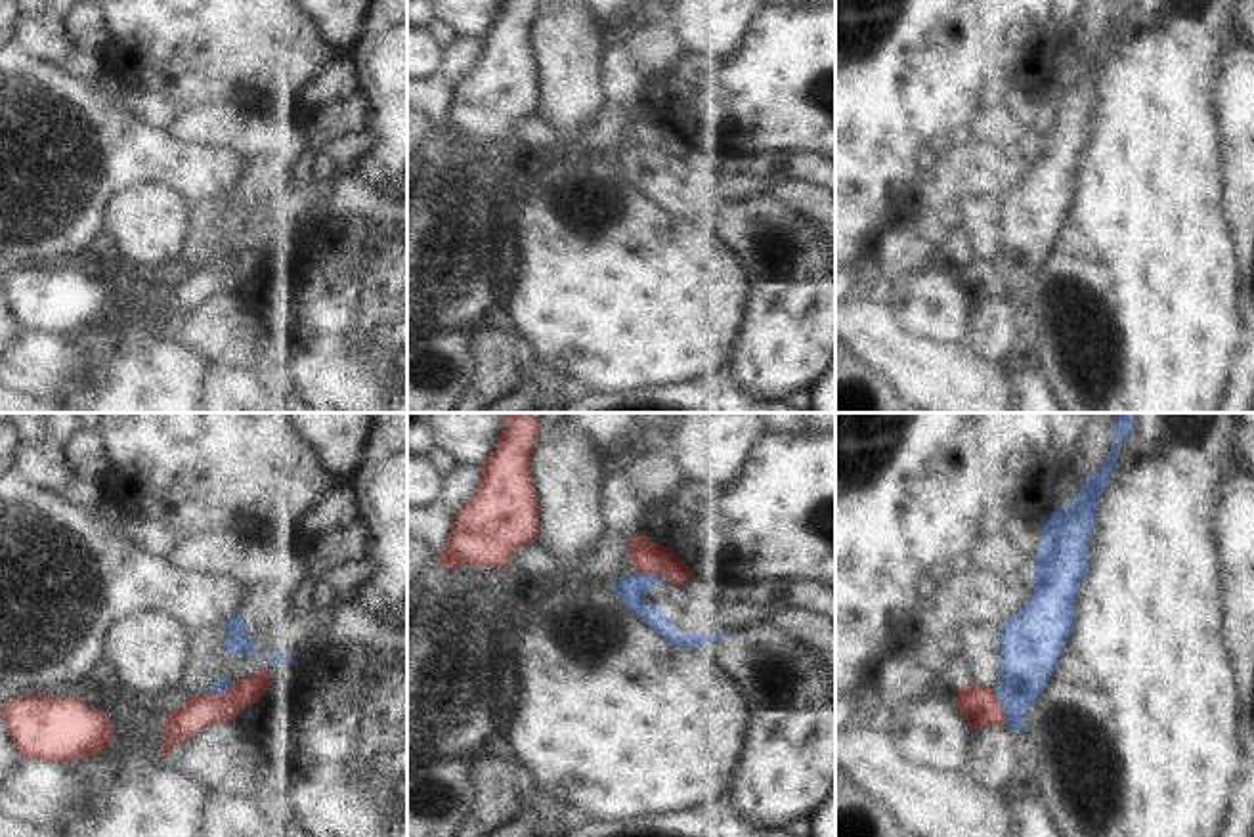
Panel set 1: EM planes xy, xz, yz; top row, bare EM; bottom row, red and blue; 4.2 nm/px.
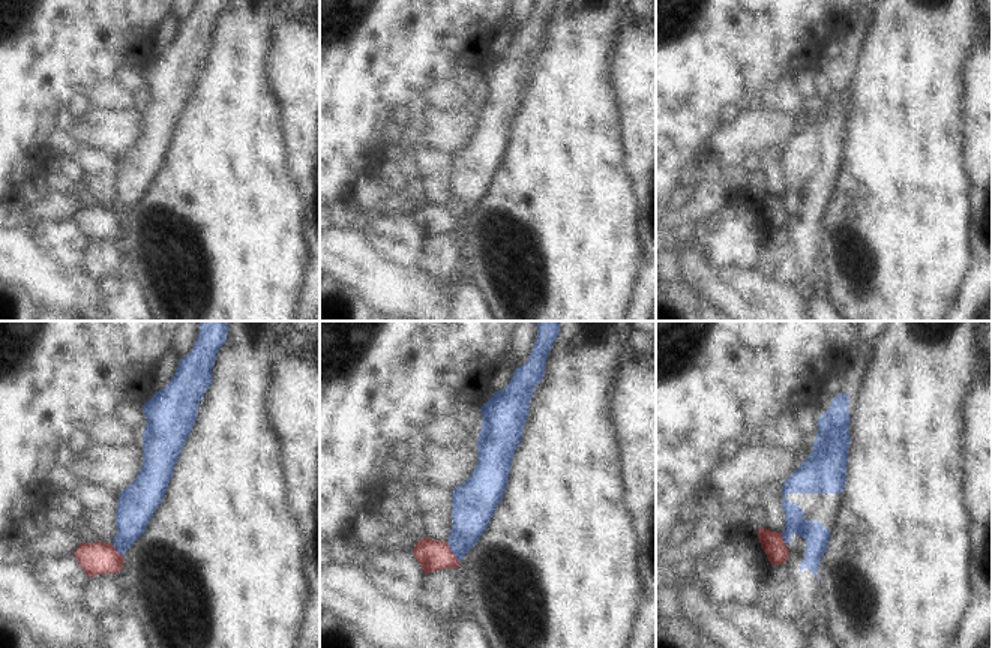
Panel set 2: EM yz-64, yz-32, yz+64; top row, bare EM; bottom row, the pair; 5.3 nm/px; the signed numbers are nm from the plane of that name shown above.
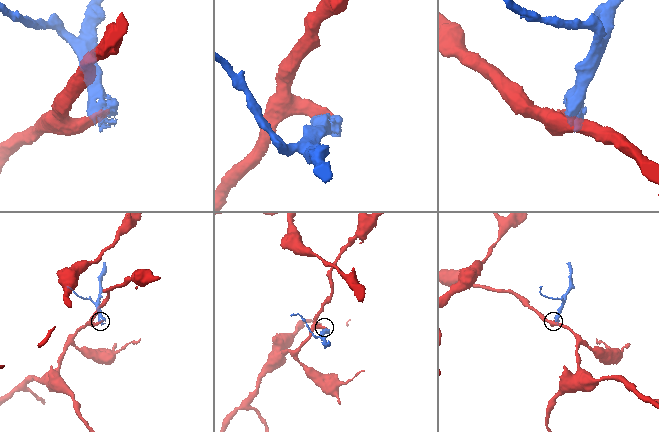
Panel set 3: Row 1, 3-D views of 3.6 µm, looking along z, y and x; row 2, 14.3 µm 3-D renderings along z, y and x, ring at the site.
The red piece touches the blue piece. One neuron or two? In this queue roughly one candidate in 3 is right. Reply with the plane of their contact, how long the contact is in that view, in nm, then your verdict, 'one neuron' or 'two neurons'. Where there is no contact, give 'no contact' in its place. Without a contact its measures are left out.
meets red in yz; contact 150 nm long; two neurons

